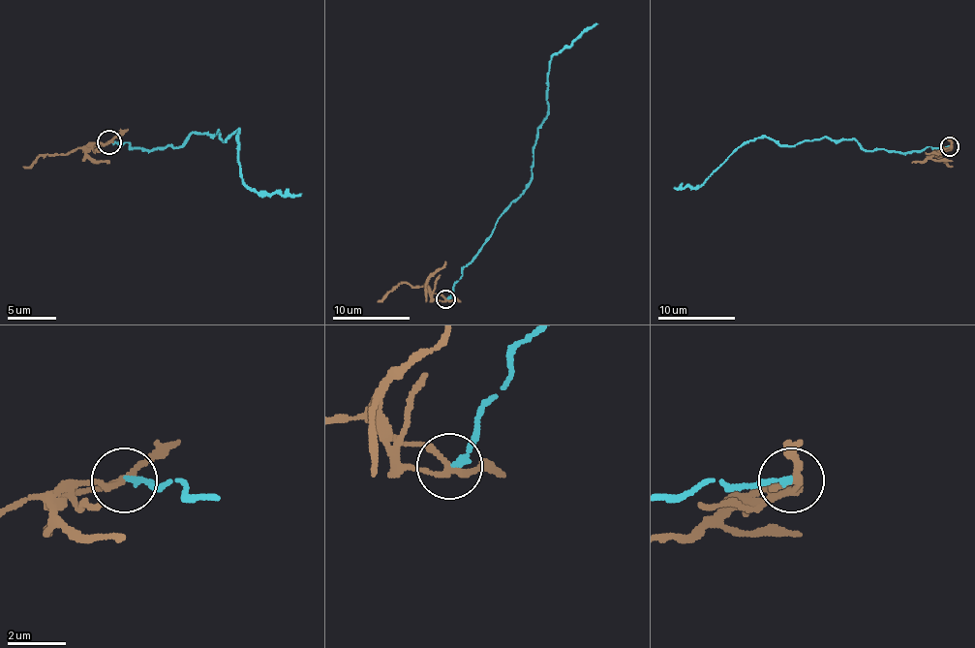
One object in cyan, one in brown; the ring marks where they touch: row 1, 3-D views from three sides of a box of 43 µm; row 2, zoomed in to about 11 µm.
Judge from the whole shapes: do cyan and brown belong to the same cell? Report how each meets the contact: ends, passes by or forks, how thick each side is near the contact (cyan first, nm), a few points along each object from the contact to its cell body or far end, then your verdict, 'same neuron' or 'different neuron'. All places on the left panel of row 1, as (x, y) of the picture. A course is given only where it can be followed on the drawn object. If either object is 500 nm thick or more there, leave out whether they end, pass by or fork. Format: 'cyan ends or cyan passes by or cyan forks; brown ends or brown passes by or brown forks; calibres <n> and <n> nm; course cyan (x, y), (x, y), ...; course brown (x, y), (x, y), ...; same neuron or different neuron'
cyan ends; brown forks; calibres 200 and 170 nm; course cyan (109, 142), (178, 147), (193, 133), (217, 131), (225, 140), (239, 131), (241, 179), (268, 194), (302, 194); course brown (109, 142), (88, 142), (80, 147), (39, 155), (22, 168); different neuron

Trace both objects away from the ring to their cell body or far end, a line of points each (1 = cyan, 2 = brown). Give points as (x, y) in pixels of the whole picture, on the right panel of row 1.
1: (949, 147), (865, 151), (853, 139), (820, 138), (777, 145), (754, 138), (742, 143), (695, 187), (674, 187)
2: (949, 147), (943, 147), (933, 157), (941, 157), (953, 166)

